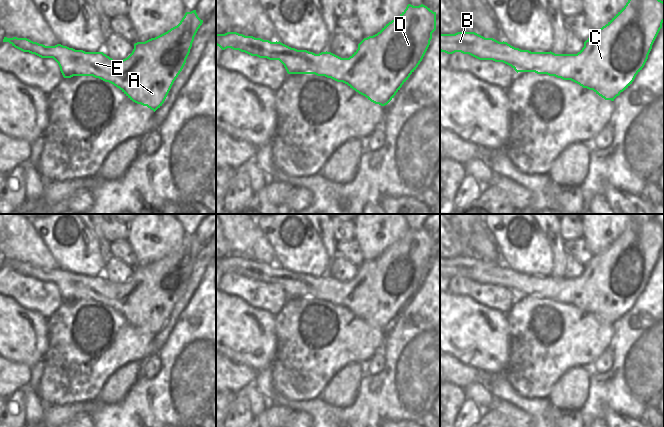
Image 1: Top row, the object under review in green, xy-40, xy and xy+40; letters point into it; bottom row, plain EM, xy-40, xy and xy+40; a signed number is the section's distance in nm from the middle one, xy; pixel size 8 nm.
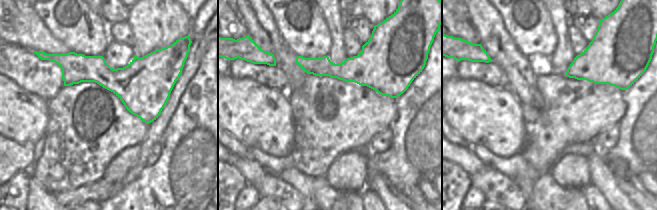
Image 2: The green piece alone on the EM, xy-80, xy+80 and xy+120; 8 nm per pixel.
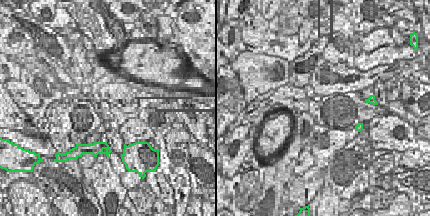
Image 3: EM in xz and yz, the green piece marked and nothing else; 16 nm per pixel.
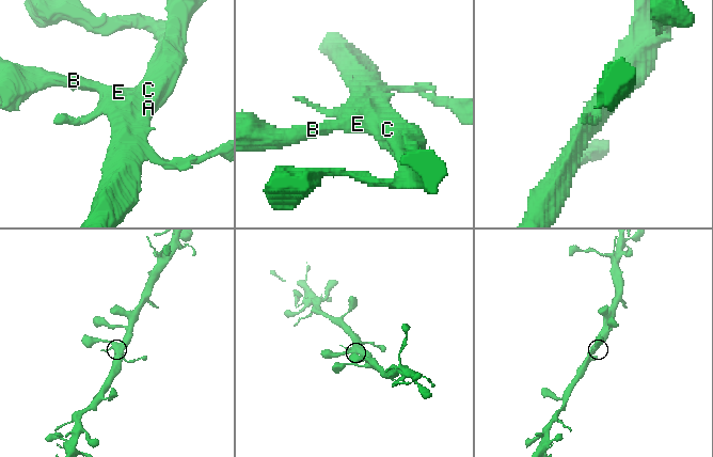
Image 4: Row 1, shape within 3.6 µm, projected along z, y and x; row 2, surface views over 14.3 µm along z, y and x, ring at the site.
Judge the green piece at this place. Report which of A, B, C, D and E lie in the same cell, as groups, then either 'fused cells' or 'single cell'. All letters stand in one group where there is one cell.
groups A B C D E; single cell

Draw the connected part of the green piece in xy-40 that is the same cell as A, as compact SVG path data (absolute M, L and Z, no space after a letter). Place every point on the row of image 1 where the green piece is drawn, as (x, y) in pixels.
M196 10L186 12L177 26L155 38L135 43L132 53L123 60L61 44L45 46L27 38L4 37L3 42L41 58L53 58L64 78L93 76L109 82L133 102L155 112L182 71L202 23Z

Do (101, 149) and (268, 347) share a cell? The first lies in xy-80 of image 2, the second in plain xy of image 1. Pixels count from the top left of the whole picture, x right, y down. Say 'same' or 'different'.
different

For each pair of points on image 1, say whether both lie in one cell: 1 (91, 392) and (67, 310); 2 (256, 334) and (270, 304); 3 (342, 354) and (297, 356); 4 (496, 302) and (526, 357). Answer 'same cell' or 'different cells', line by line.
1: same cell
2: different cells
3: same cell
4: different cells

